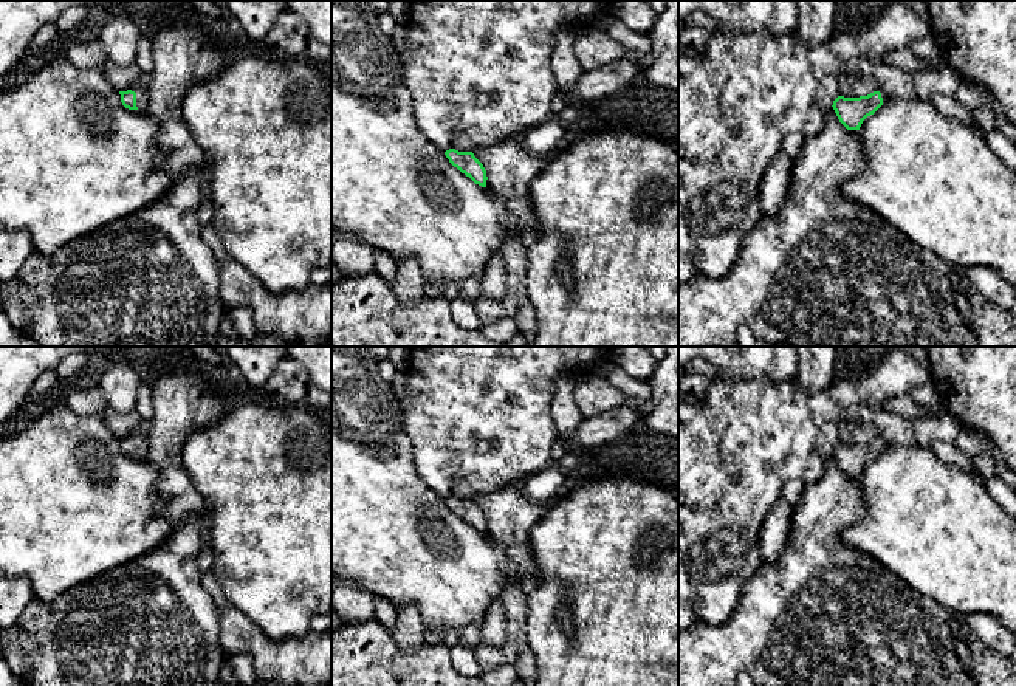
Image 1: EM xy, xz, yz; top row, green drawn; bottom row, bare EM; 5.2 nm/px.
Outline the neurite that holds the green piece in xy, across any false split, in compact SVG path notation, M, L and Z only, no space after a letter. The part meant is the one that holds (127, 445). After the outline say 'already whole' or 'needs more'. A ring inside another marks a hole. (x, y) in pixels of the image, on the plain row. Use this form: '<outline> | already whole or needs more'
M141 421L138 426L138 435L135 438L119 438L122 452L129 457L146 460L149 432L150 423Z | needs more

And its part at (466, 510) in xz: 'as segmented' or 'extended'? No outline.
as segmented

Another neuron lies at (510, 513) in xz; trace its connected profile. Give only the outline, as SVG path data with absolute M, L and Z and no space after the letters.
M520 483L479 494L472 500L486 517L486 536L505 548L519 570L537 573L530 533L547 514L548 505L531 500Z

